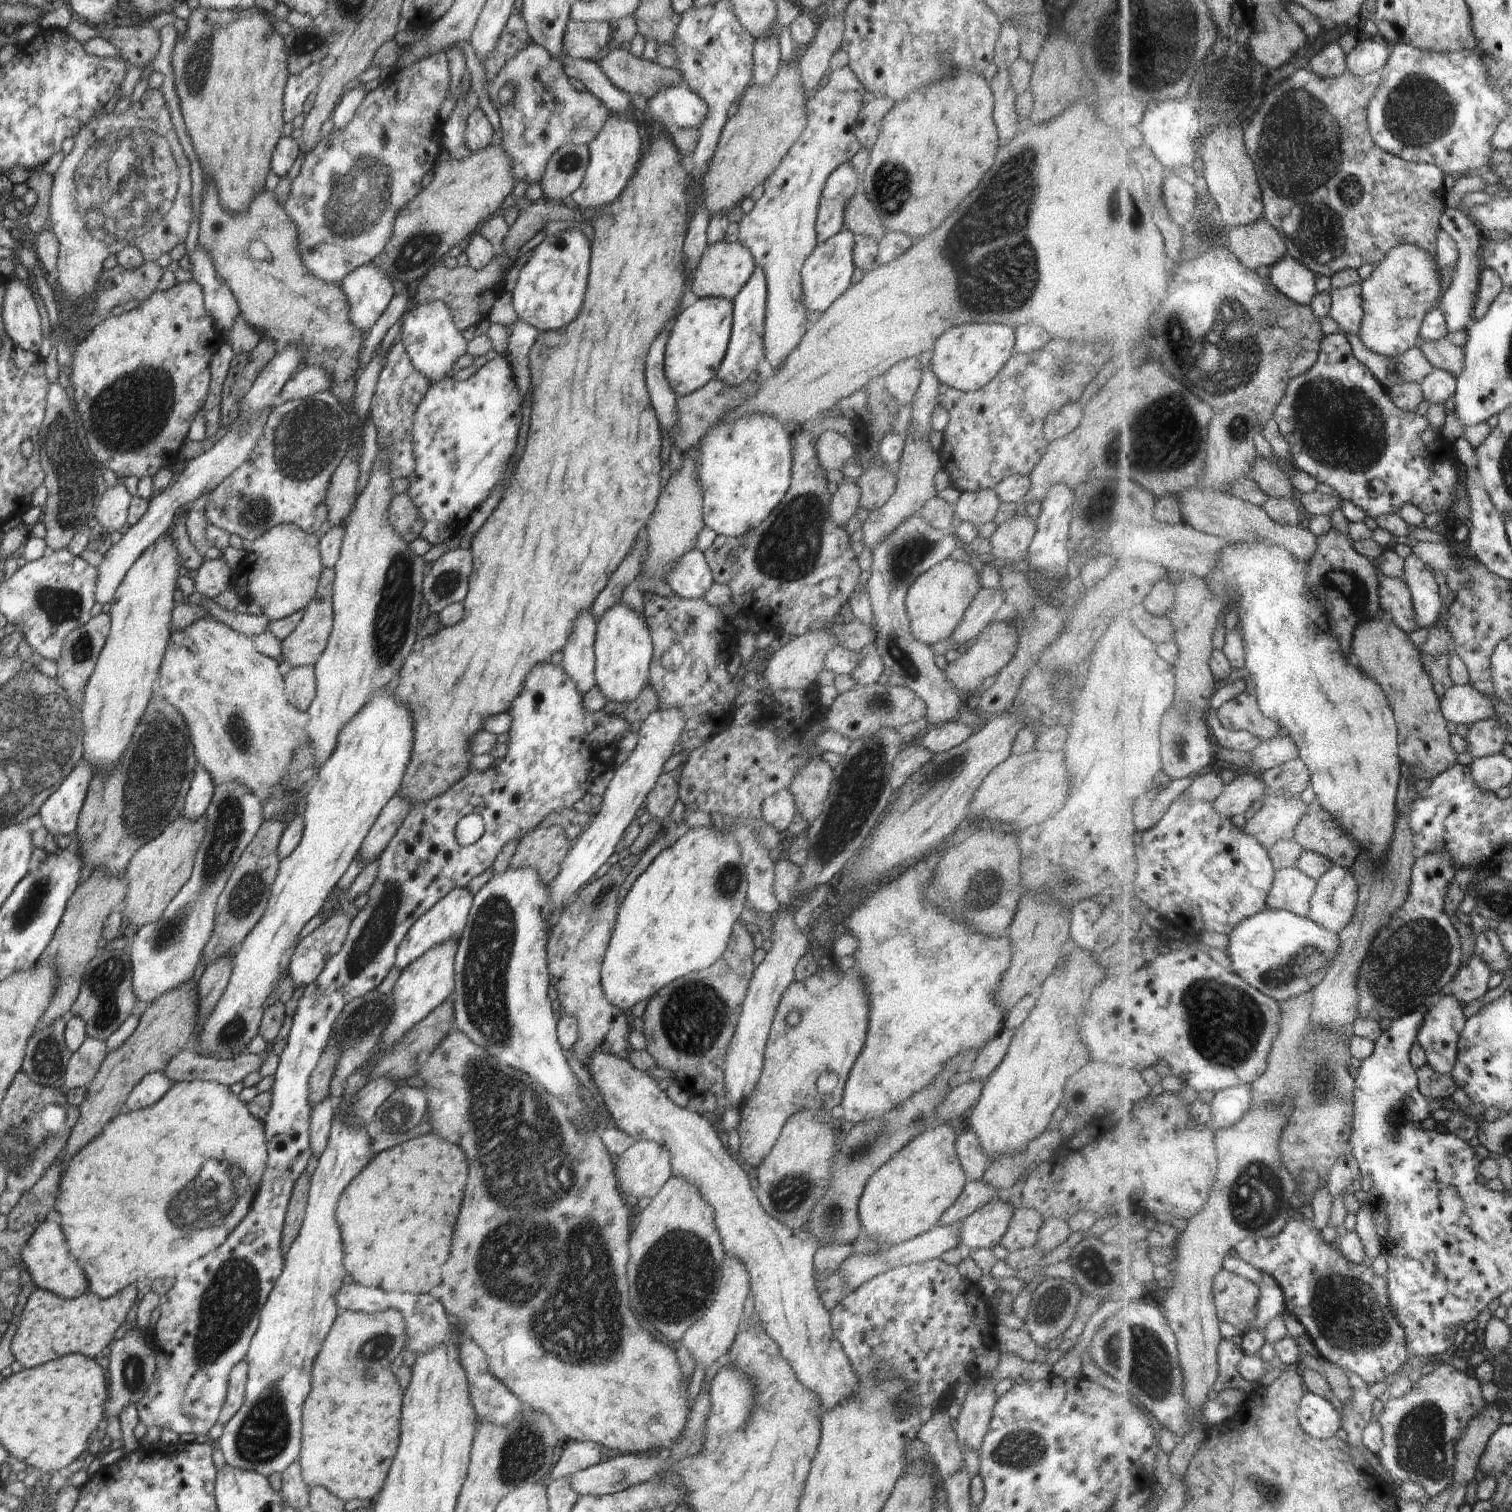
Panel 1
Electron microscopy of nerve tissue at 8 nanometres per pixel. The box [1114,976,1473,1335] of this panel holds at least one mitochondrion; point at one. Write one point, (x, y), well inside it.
(1255, 1203)

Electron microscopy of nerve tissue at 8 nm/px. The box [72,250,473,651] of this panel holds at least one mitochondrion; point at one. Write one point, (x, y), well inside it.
(125, 417)

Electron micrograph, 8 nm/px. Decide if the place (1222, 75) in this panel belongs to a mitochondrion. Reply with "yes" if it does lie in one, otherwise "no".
yes

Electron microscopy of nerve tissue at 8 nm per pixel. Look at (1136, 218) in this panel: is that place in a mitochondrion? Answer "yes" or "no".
no

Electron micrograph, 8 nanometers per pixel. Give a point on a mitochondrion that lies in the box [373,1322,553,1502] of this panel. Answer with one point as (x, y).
(522, 1454)

